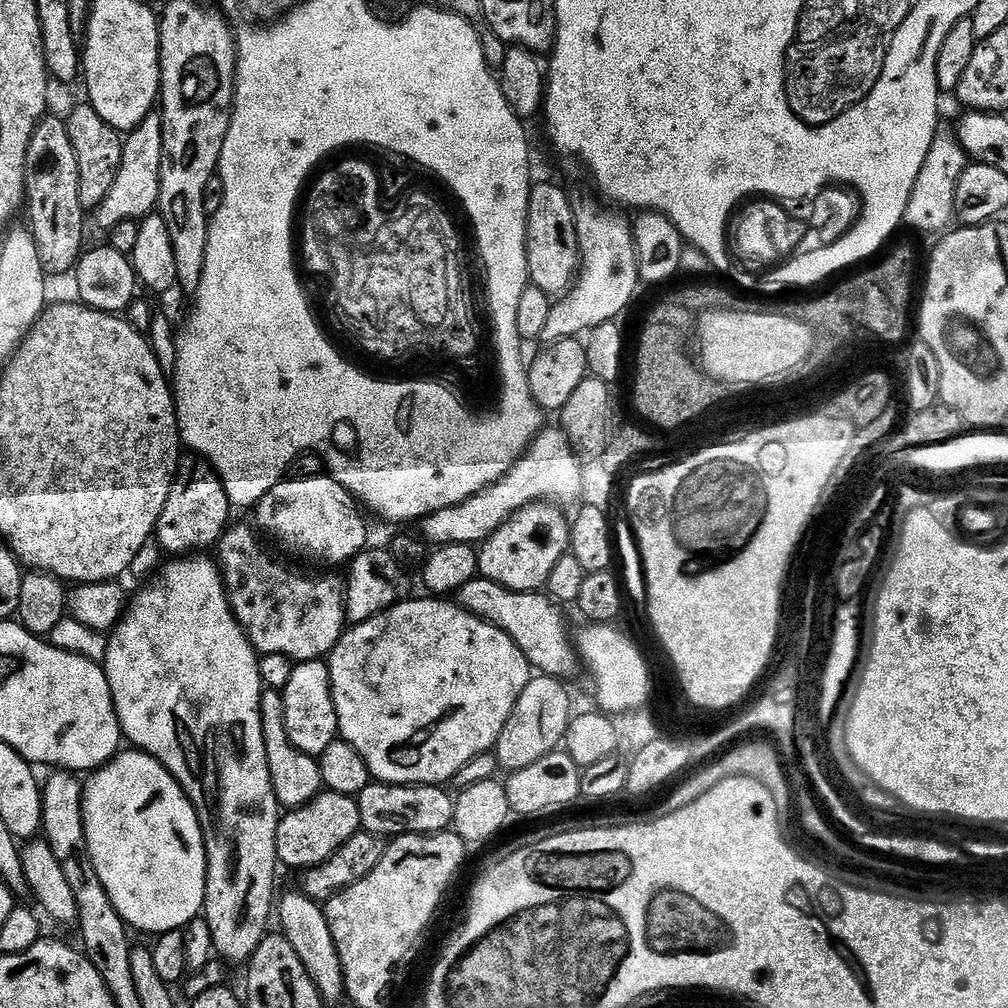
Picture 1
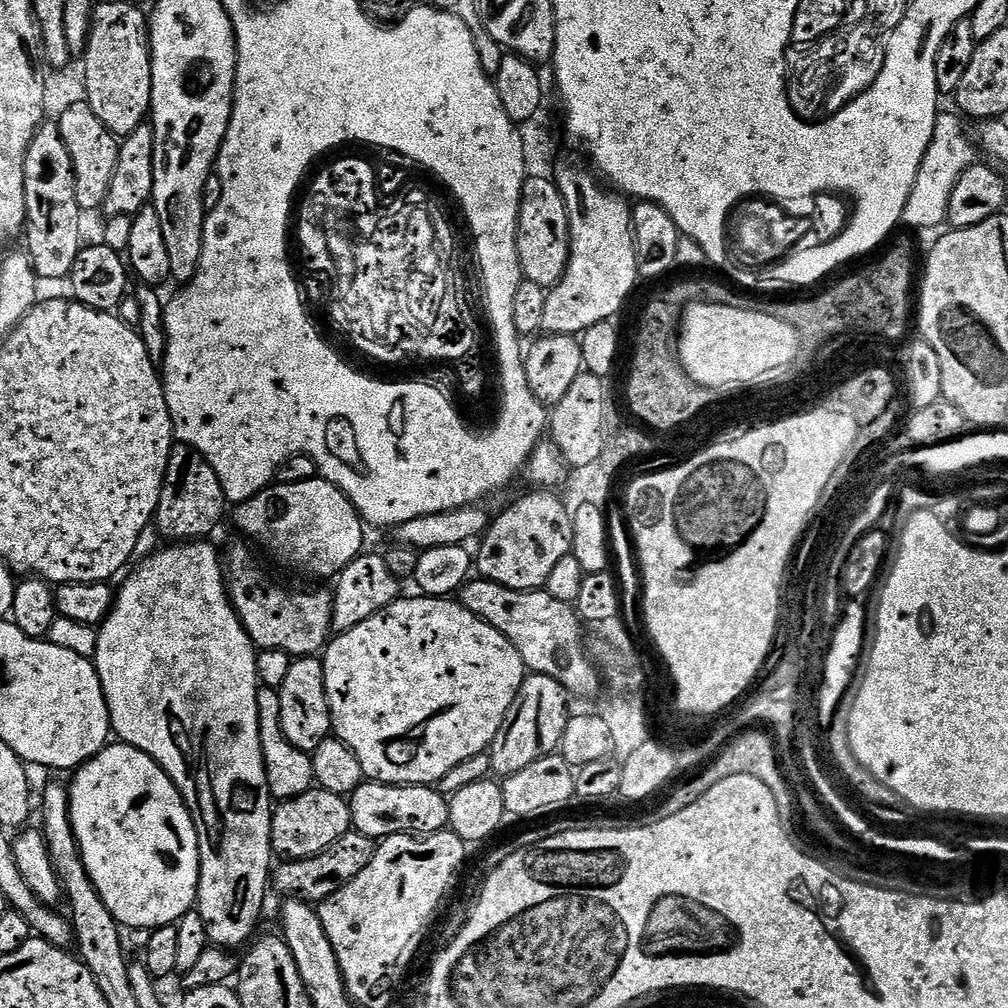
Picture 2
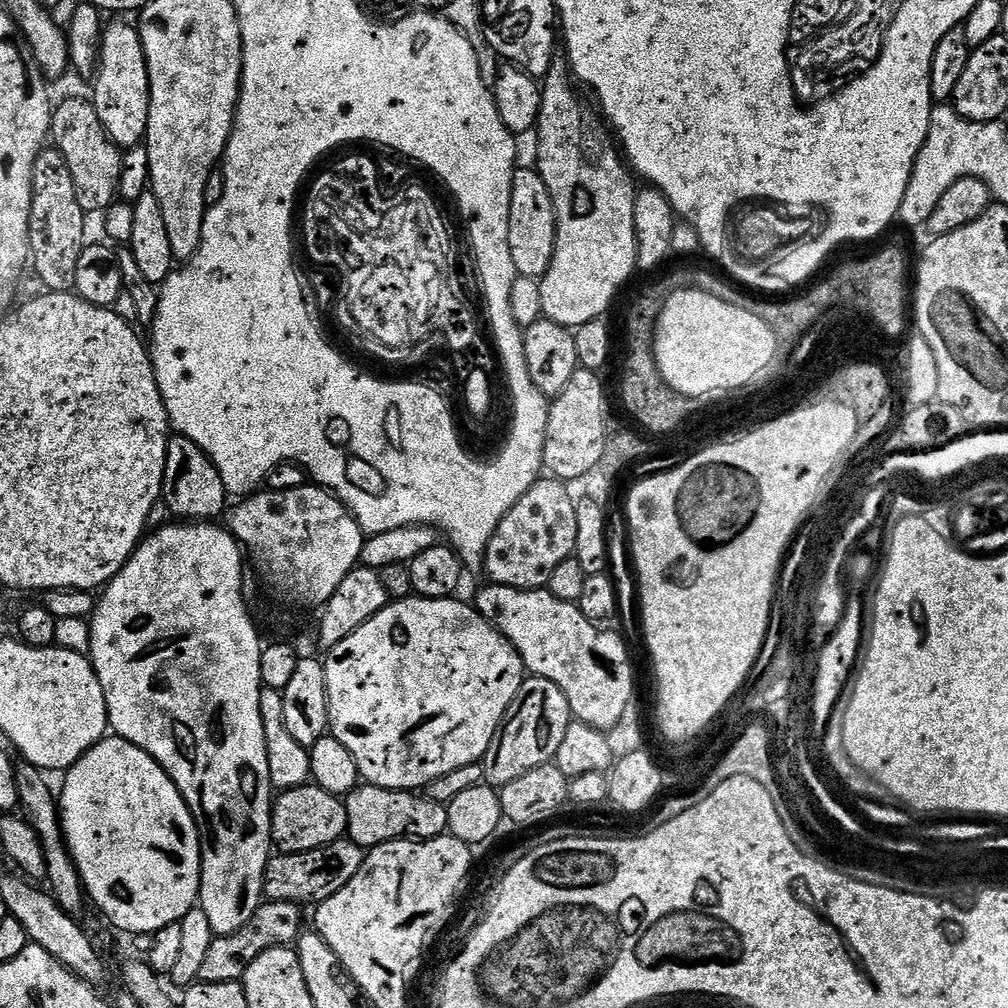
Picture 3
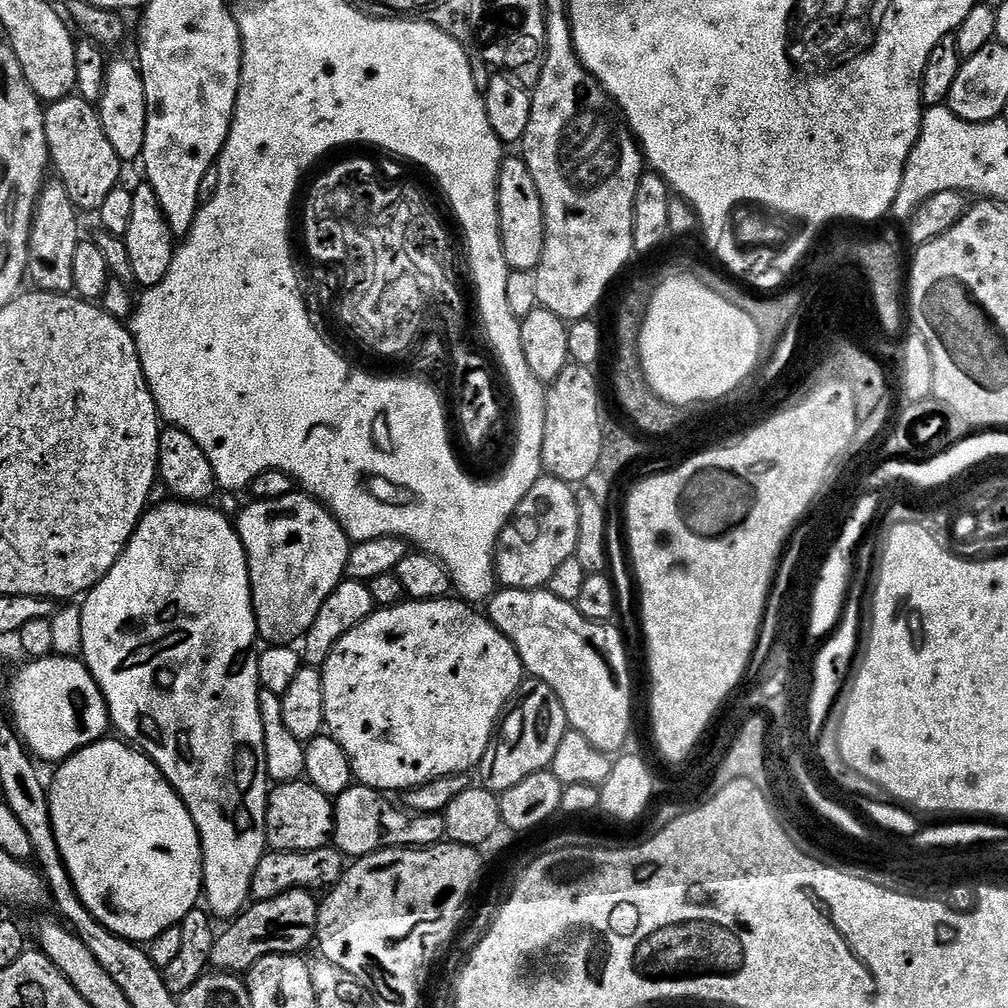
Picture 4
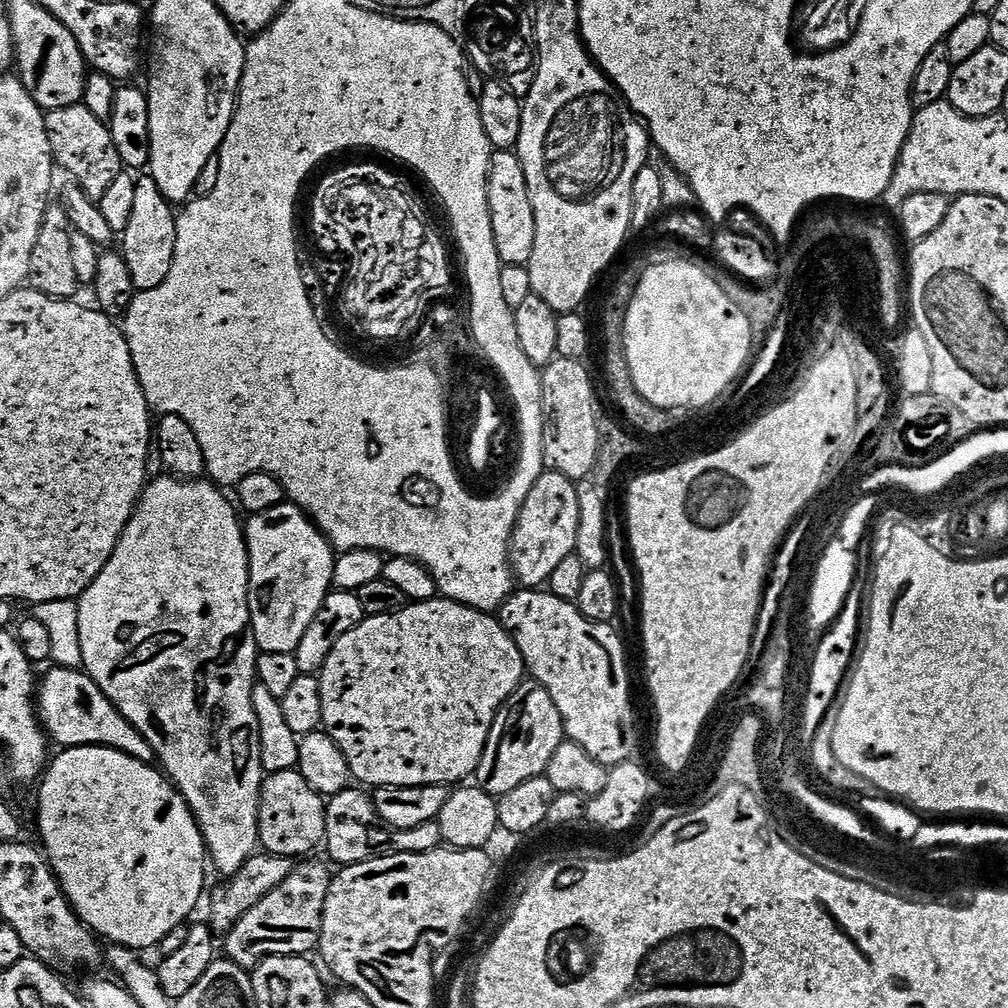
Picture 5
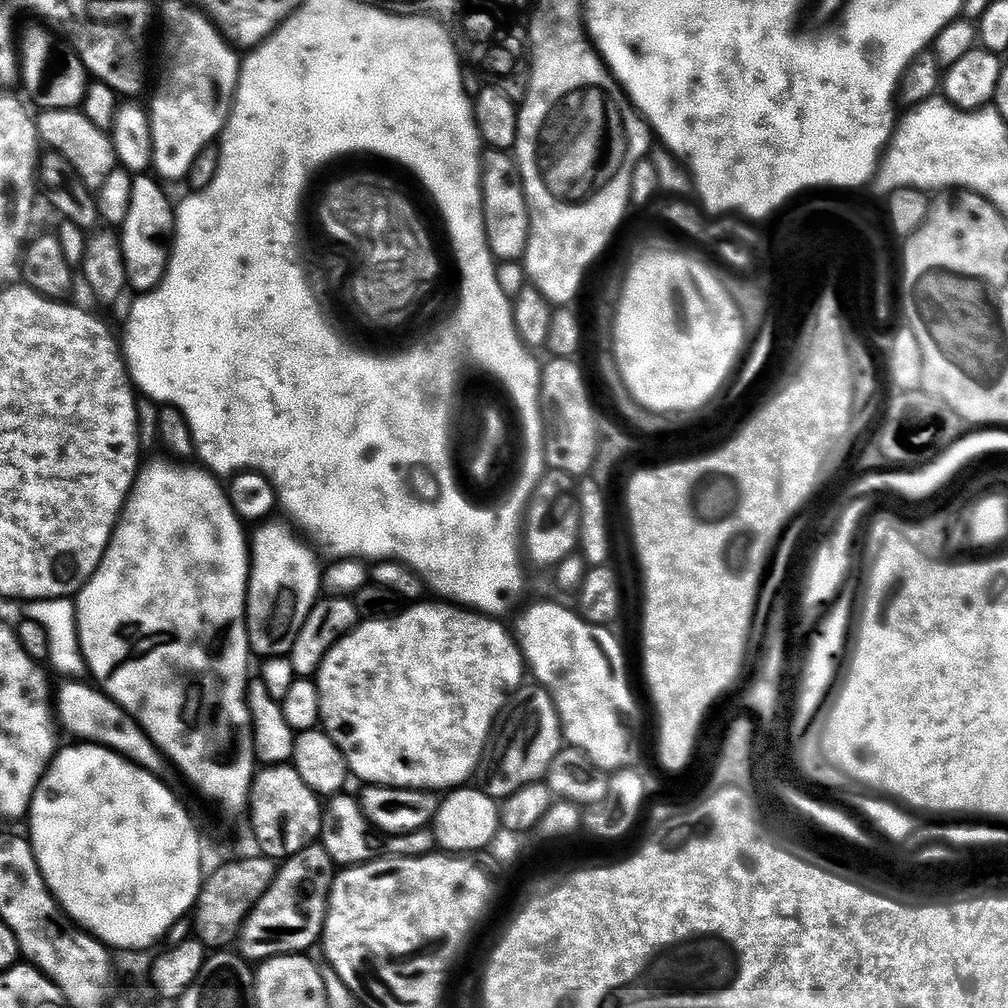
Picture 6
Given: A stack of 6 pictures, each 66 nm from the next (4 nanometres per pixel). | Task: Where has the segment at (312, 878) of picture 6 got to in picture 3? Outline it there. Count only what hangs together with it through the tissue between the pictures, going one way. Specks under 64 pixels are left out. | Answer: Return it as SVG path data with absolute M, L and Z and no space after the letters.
M264 902L250 918L250 922L233 936L216 936L210 942L210 951L206 954L200 980L206 984L243 981L246 970L258 954L271 948L286 948L295 945L305 927L301 905L290 902Z

